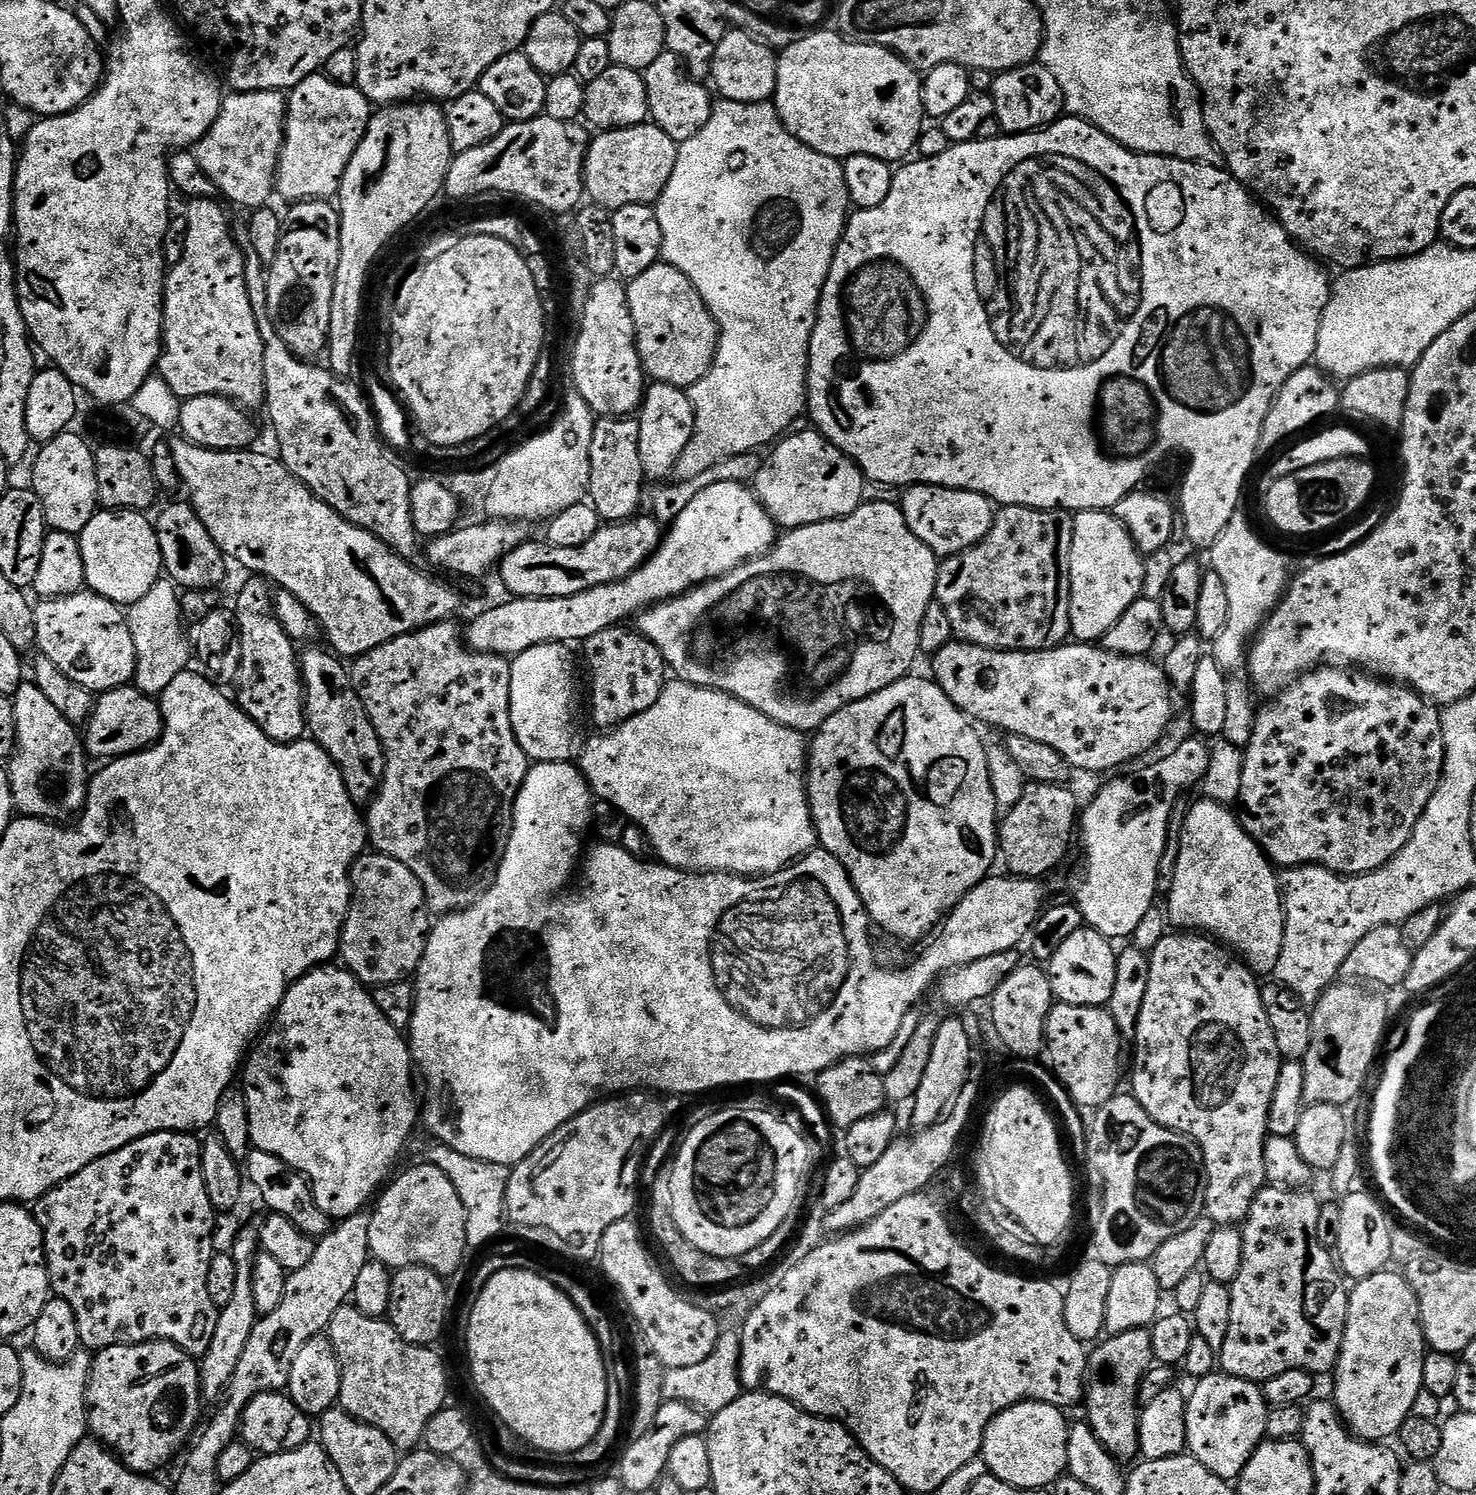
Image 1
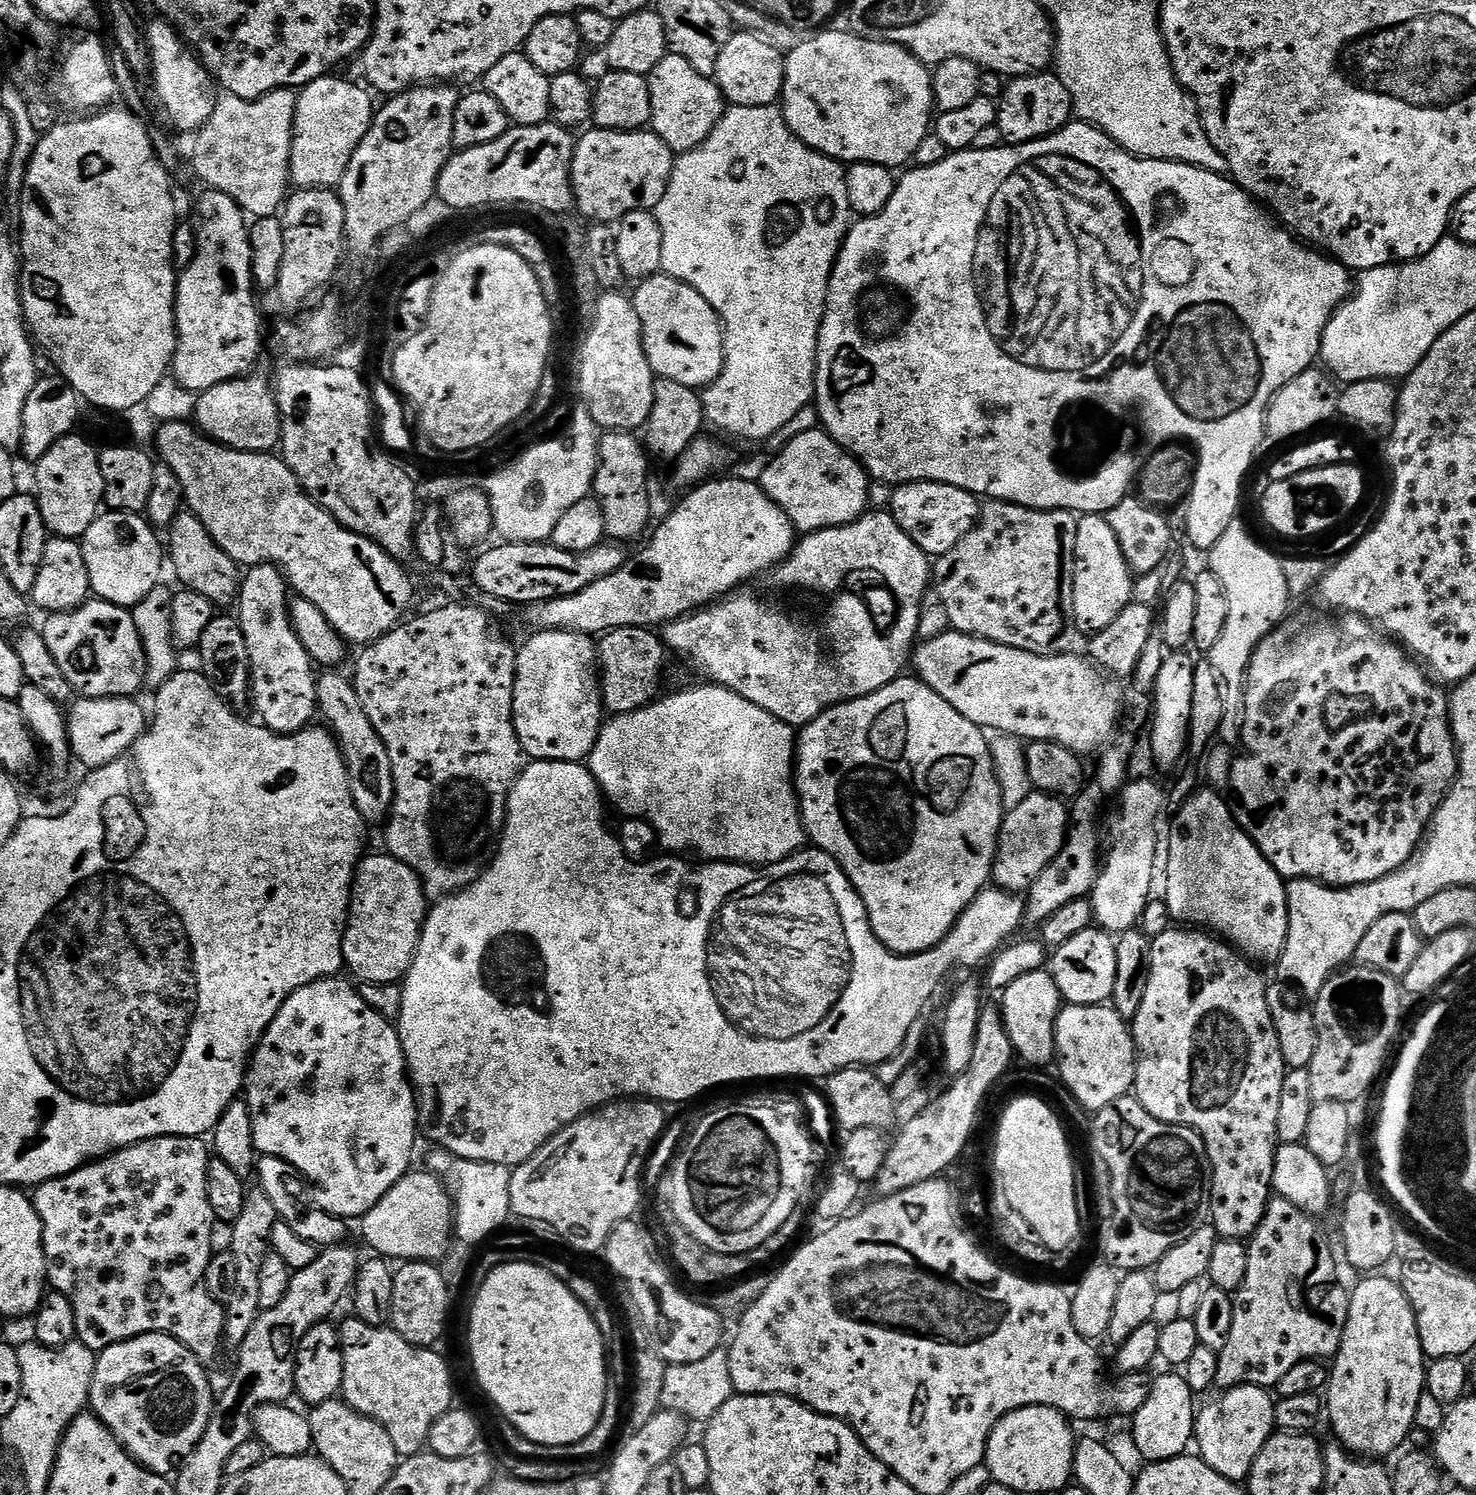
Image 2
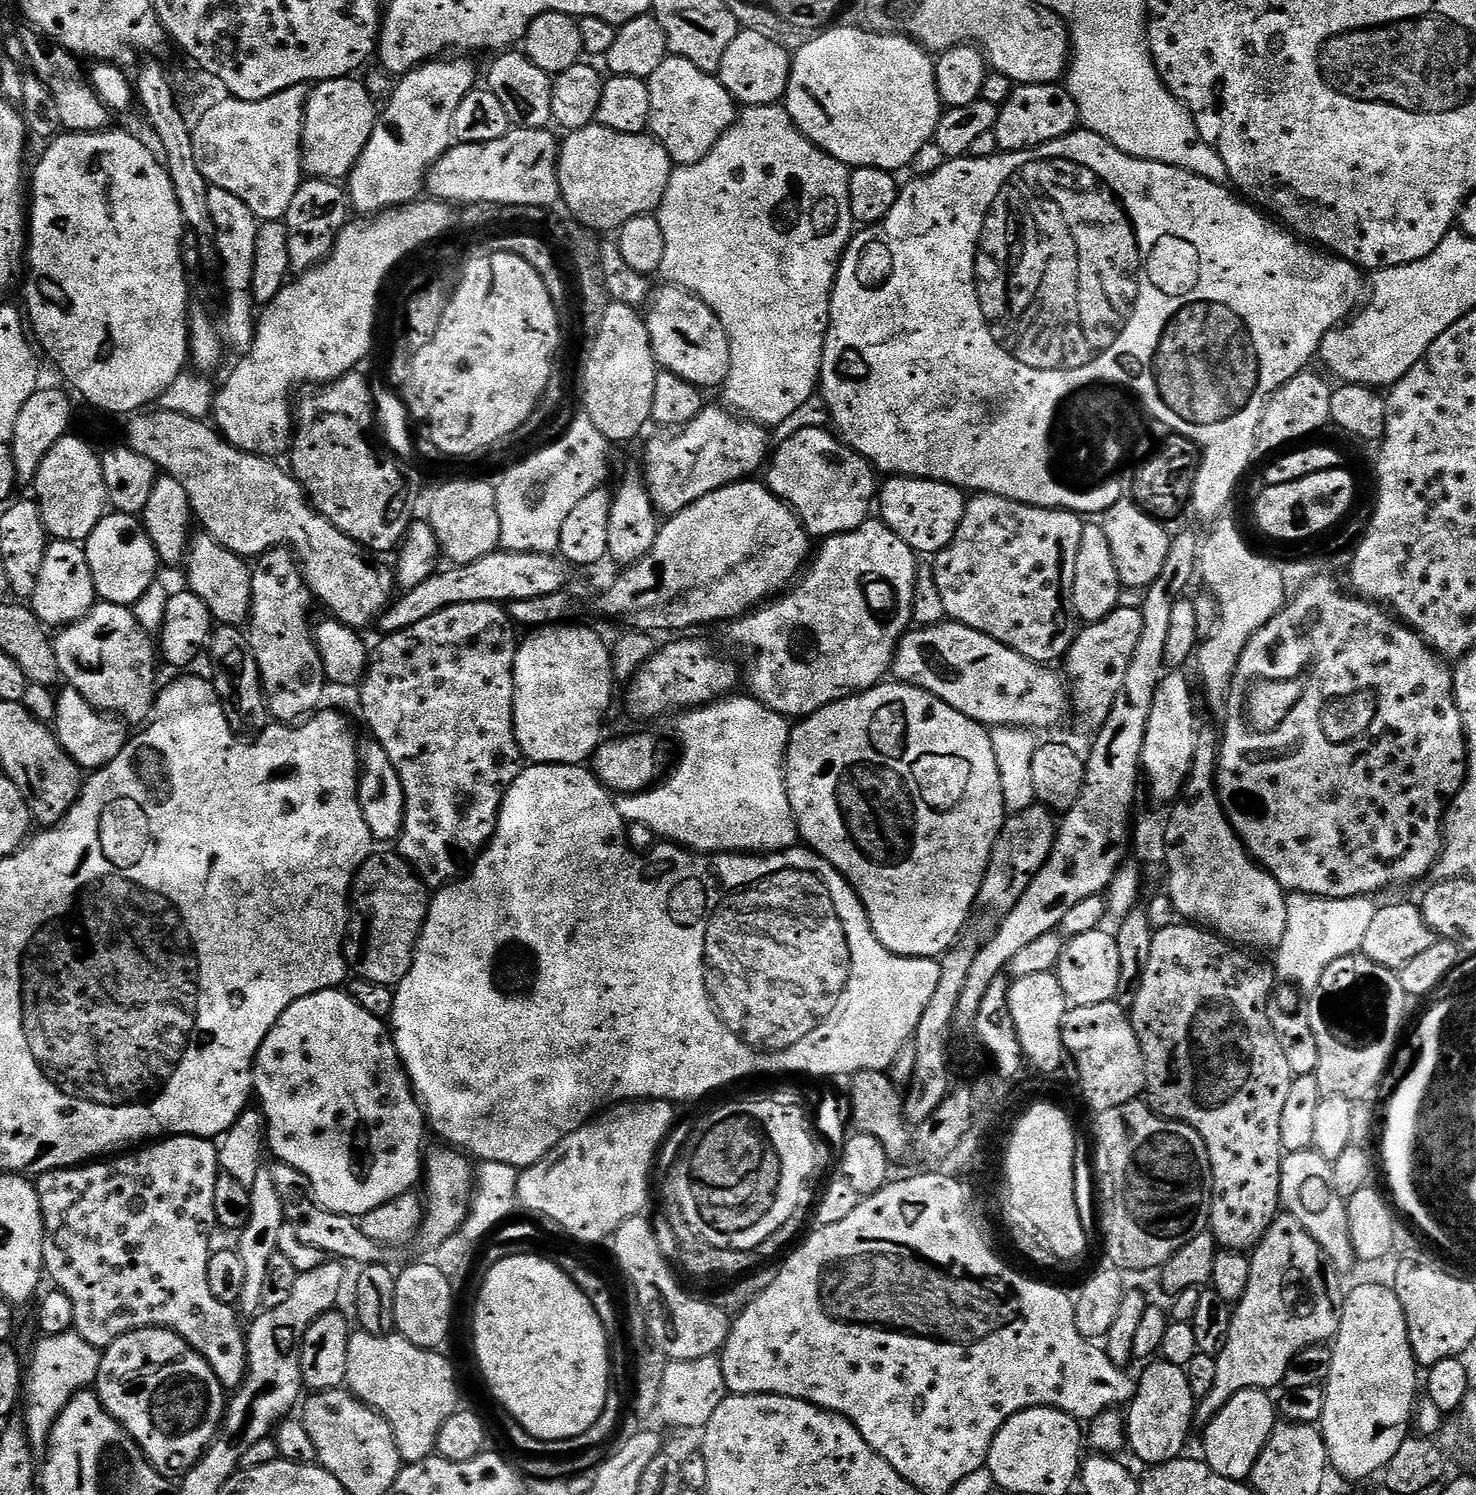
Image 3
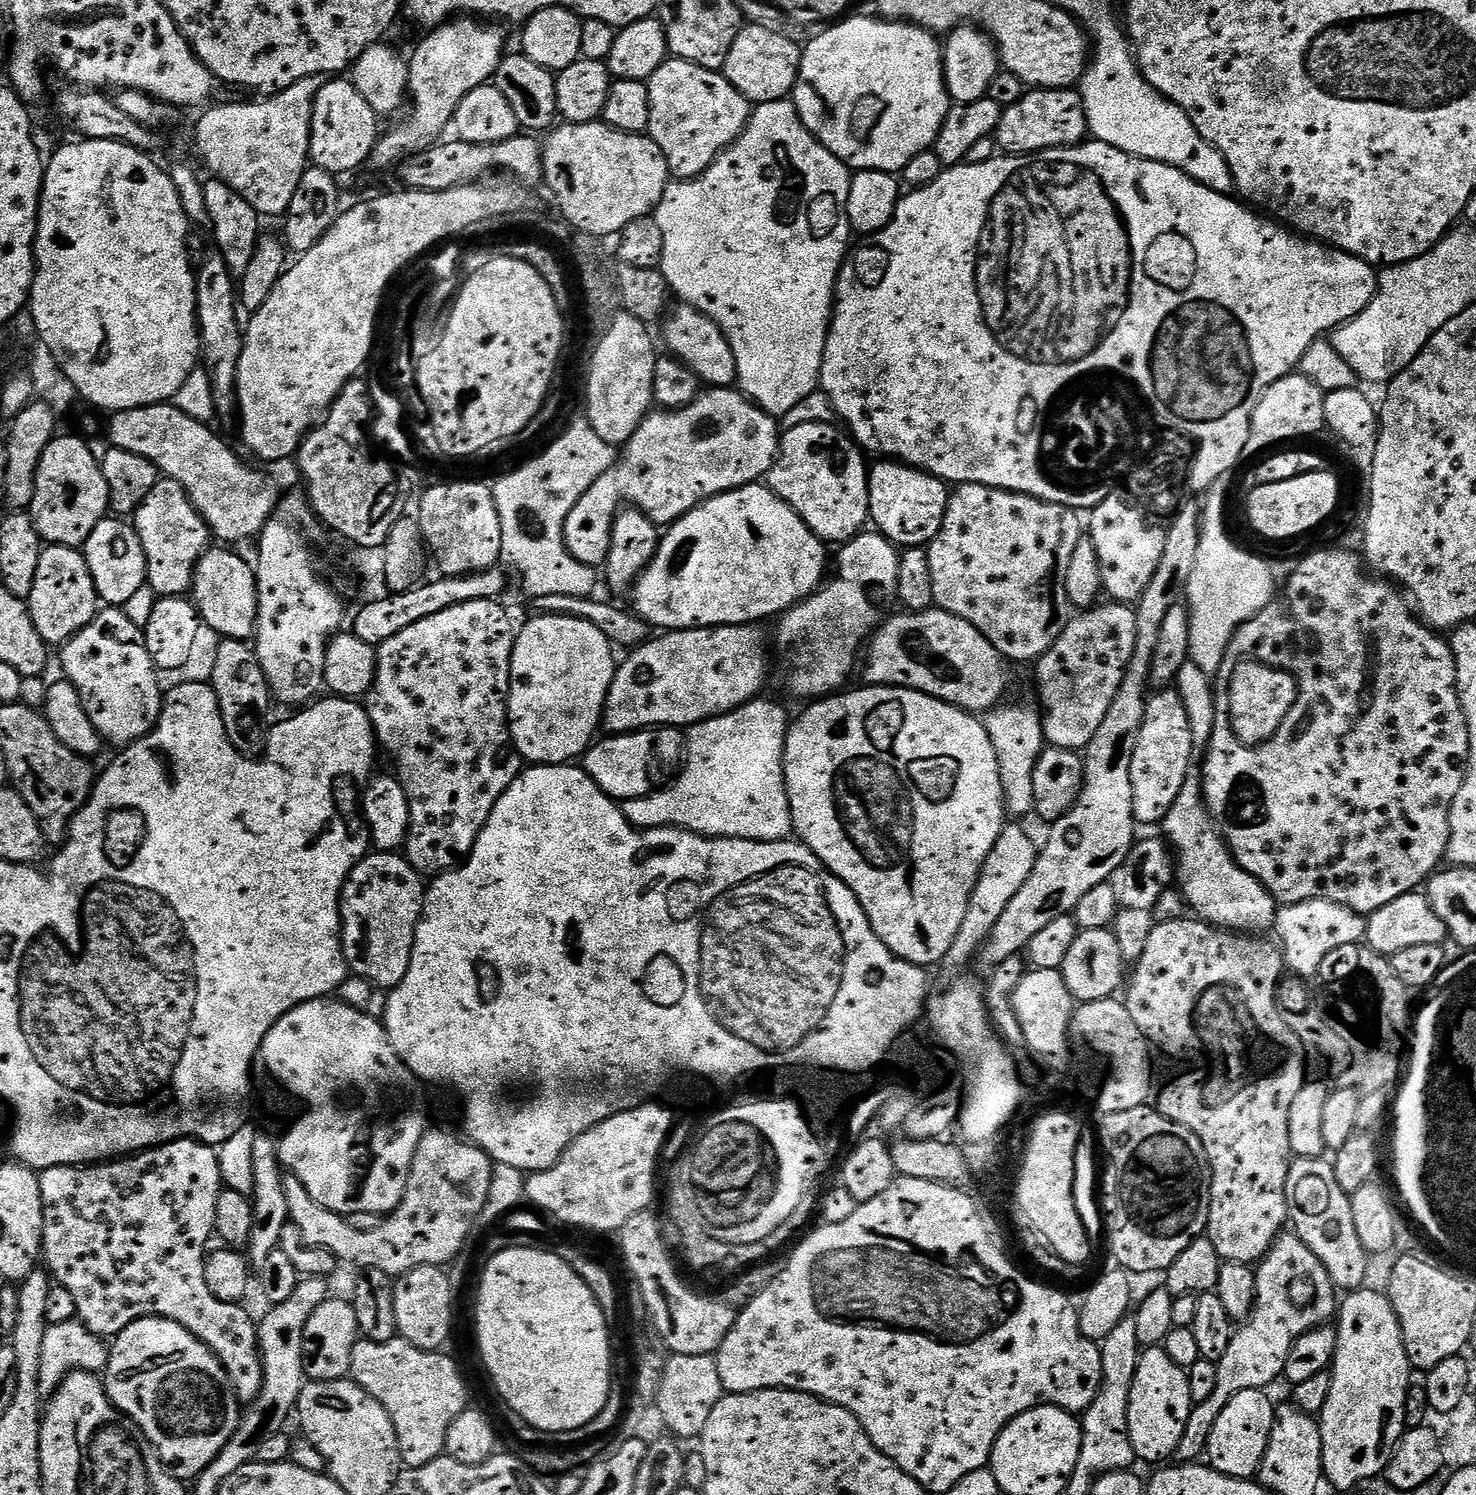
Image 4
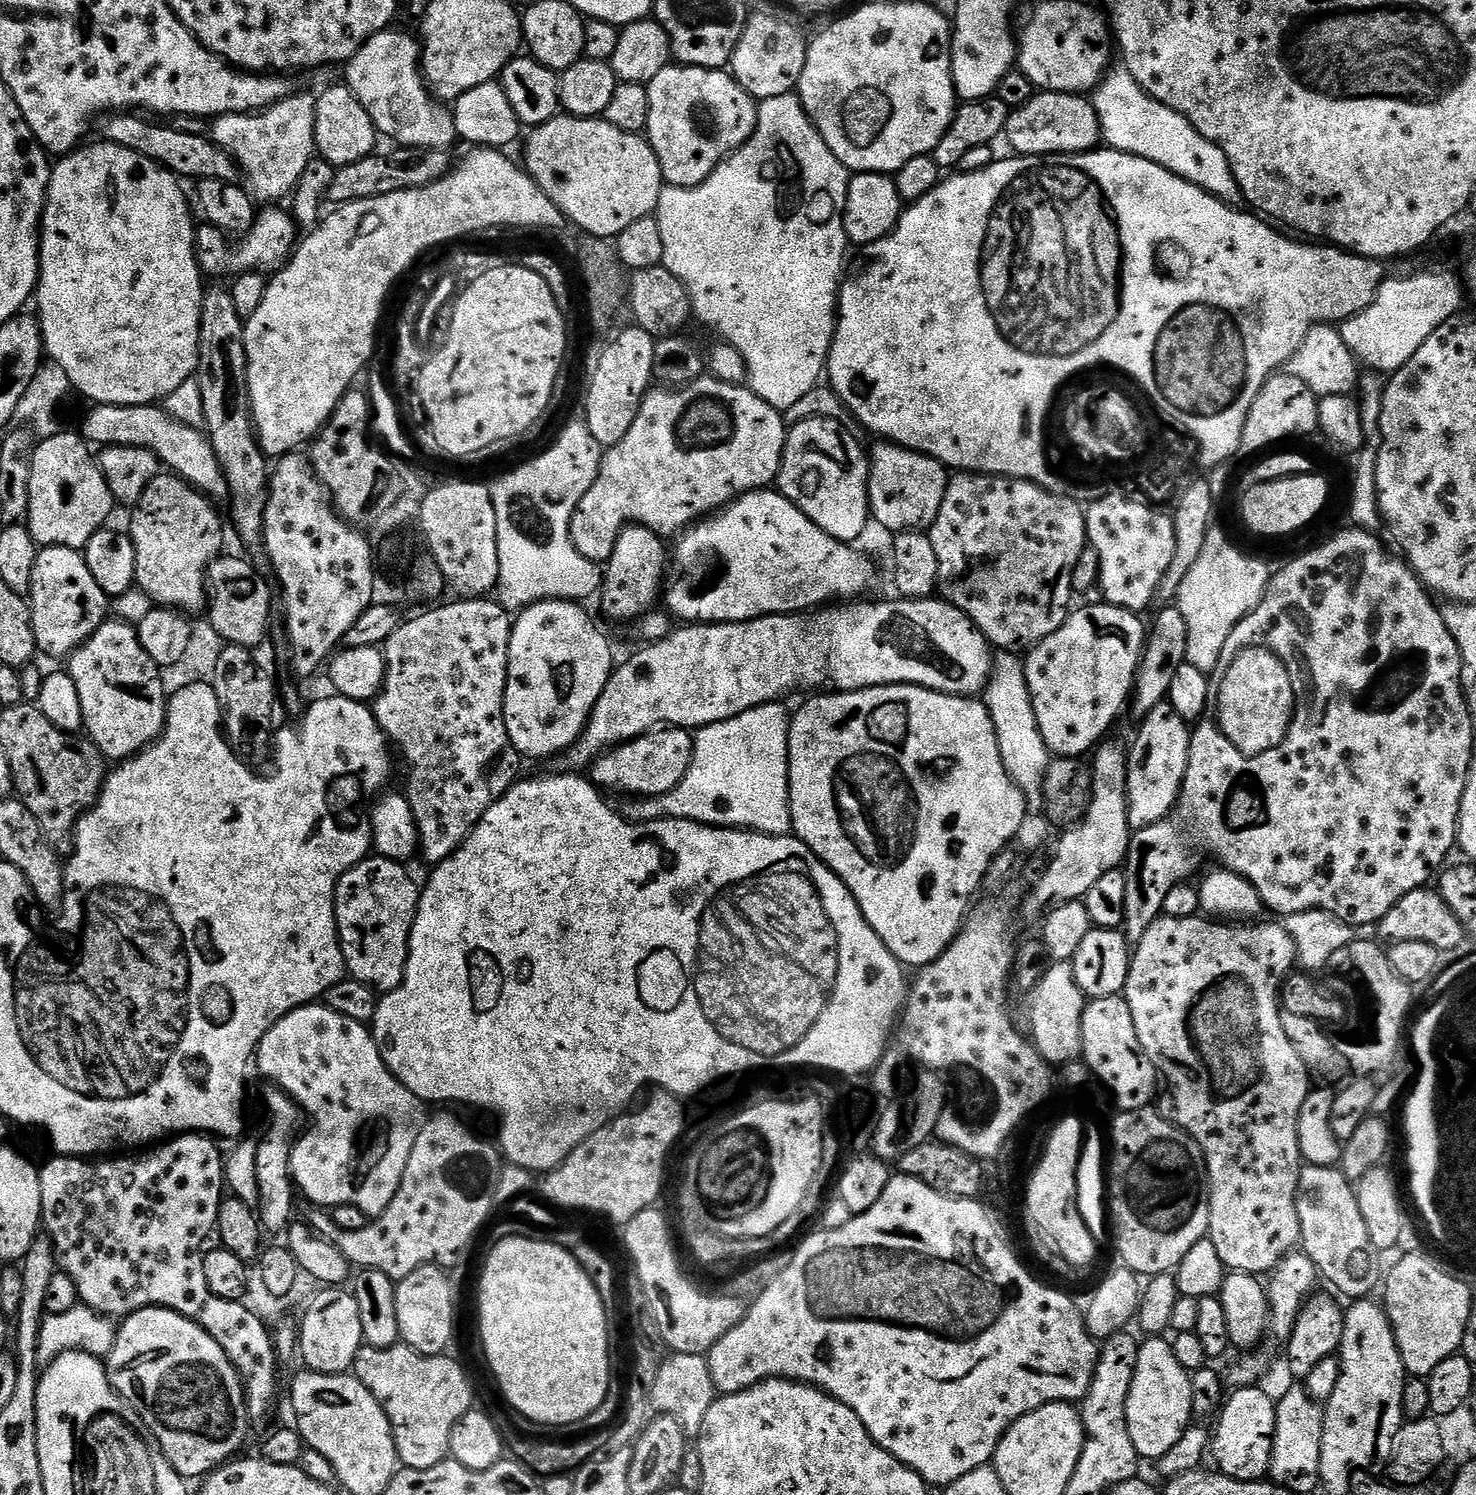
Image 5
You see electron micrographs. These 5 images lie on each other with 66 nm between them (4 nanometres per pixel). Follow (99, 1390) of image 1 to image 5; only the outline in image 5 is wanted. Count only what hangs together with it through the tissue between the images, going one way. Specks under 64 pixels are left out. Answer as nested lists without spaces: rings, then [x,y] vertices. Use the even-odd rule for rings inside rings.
[[[162,1307],[143,1308],[132,1316],[123,1317],[114,1350],[106,1357],[106,1367],[108,1380],[116,1393],[139,1414],[142,1422],[146,1422],[179,1476],[207,1477],[213,1470],[229,1463],[247,1442],[250,1417],[240,1376],[230,1358],[226,1358],[222,1346],[190,1318]]]

